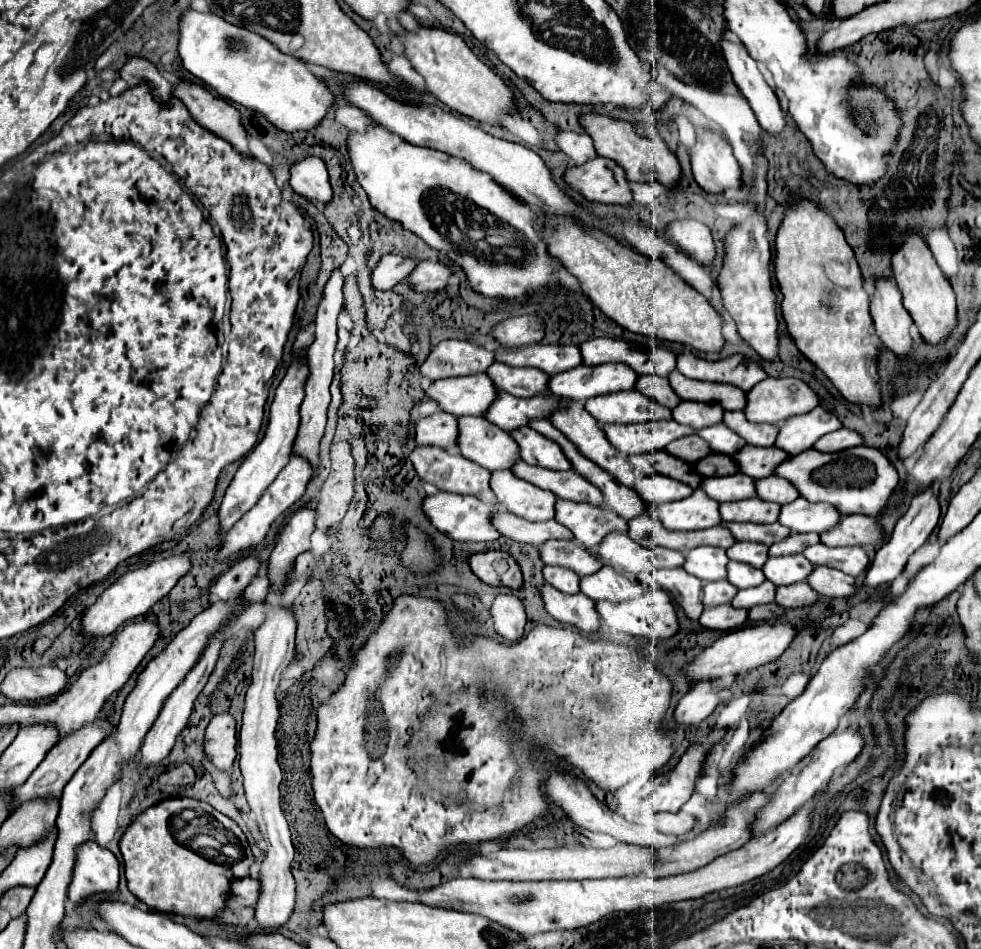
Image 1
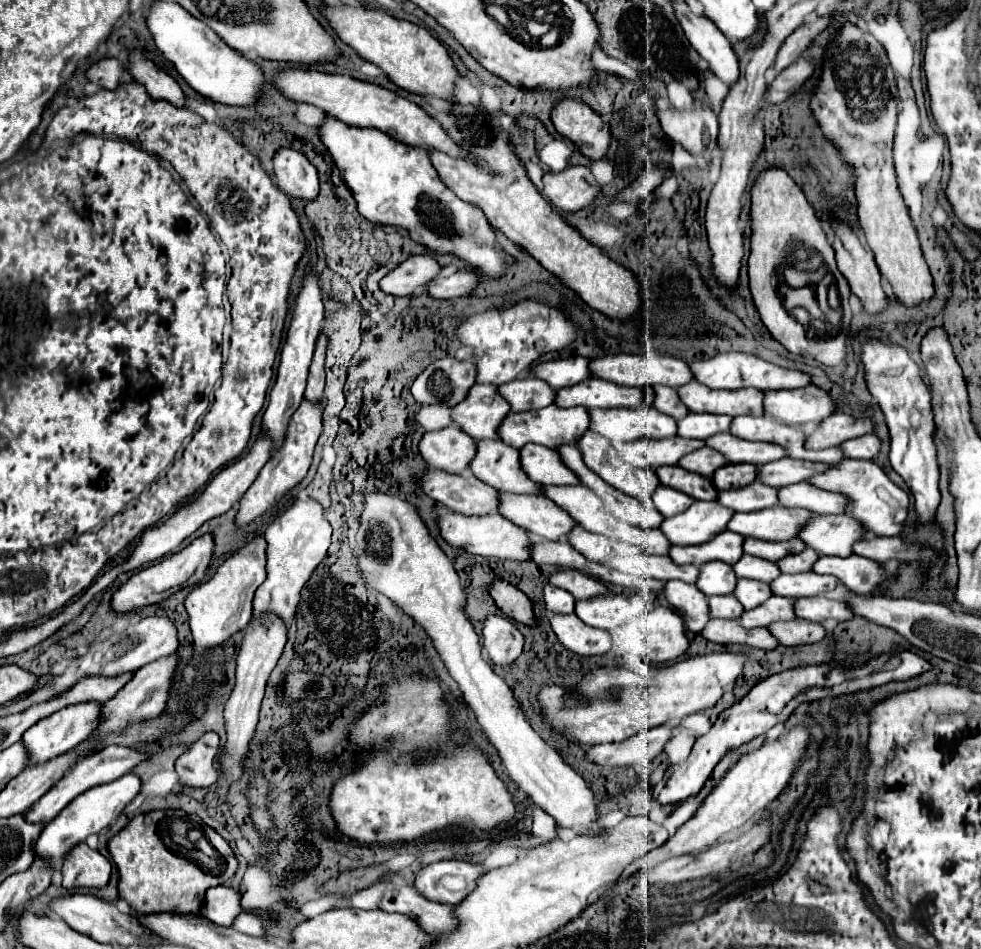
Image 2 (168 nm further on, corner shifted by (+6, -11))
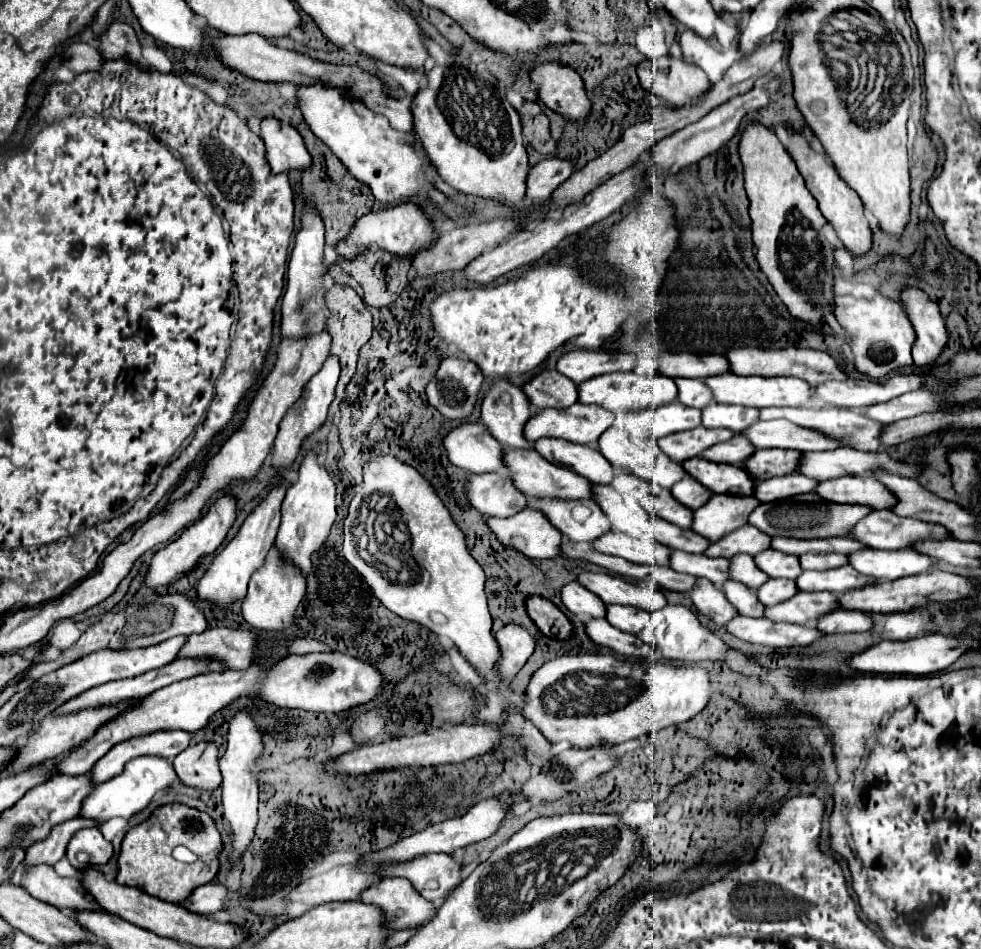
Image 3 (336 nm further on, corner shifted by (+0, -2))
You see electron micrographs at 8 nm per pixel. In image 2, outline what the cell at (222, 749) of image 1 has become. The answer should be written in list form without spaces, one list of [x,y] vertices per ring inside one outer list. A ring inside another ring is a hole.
[[[216,733],[202,735],[176,759],[178,781],[184,787],[210,787],[218,779],[220,739]]]

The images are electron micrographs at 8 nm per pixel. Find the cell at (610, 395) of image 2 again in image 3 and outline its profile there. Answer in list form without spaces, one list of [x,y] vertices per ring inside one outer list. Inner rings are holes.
[[[614,372],[602,374],[592,380],[584,380],[578,388],[578,400],[582,404],[598,404],[610,412],[626,412],[626,410],[642,410],[642,408],[656,408],[668,404],[676,398],[676,384],[668,376],[652,374],[652,376],[636,376],[632,372]]]

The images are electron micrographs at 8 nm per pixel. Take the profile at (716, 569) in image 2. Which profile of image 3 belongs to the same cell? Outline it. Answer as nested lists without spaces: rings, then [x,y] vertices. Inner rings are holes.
[[[736,554],[730,558],[728,578],[746,584],[752,590],[756,590],[760,584],[764,584],[768,580],[768,576],[764,572],[760,572],[760,568],[756,568],[752,556],[748,556],[748,554]]]

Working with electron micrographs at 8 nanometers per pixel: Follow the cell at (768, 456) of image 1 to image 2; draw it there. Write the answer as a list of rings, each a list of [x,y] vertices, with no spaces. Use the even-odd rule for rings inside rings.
[[[784,457],[782,461],[772,461],[772,463],[760,465],[758,467],[758,481],[780,489],[780,487],[792,485],[792,483],[808,481],[812,475],[824,473],[828,469],[830,469],[830,465],[826,465],[826,463],[812,463],[812,461]]]

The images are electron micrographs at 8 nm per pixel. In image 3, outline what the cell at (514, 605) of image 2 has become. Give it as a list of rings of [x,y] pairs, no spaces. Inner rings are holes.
[[[526,596],[524,606],[530,620],[540,628],[544,636],[560,638],[560,640],[570,636],[572,626],[568,618],[550,600],[544,600],[542,596]]]

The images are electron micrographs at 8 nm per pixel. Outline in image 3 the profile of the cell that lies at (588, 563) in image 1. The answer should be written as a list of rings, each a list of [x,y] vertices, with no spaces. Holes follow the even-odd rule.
[[[582,572],[576,582],[580,582],[584,588],[588,588],[592,594],[600,596],[604,604],[628,604],[636,608],[644,608],[648,612],[656,612],[662,606],[666,606],[664,594],[656,586],[656,598],[650,590],[634,586],[618,576],[604,574],[604,572]]]

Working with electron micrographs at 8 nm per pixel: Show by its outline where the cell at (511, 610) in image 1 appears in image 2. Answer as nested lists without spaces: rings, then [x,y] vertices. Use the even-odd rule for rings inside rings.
[[[492,615],[484,621],[484,649],[494,665],[512,665],[524,647],[524,637],[512,621],[500,615]]]

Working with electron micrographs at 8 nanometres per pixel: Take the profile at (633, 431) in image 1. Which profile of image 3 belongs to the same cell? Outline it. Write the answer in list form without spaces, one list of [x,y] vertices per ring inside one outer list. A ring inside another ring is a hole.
[[[698,426],[698,428],[692,428],[692,430],[684,430],[684,432],[676,432],[672,436],[664,436],[660,440],[656,440],[656,444],[660,446],[660,450],[674,462],[684,462],[688,458],[694,458],[694,456],[700,456],[702,450],[718,444],[718,442],[724,442],[724,440],[730,440],[732,438],[732,430],[726,430],[726,428],[704,428],[704,426]]]

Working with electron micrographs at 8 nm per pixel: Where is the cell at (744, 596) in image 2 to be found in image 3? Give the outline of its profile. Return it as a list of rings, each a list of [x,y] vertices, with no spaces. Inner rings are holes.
[[[770,578],[756,590],[756,596],[764,606],[772,606],[772,604],[778,604],[782,600],[792,598],[796,592],[798,592],[798,588],[796,588],[794,580]]]

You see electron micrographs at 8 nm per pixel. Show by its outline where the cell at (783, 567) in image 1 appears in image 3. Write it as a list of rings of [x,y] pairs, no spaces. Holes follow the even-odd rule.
[[[840,566],[840,568],[832,568],[828,572],[804,570],[794,582],[796,582],[798,590],[828,590],[828,592],[842,594],[846,590],[862,588],[862,586],[874,582],[874,578],[862,576],[852,566]]]

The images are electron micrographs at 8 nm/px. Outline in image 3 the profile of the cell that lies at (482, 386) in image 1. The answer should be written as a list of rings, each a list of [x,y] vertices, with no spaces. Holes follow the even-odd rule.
[[[494,378],[484,392],[480,406],[482,422],[490,434],[508,448],[532,448],[522,436],[526,420],[532,416],[526,394],[508,378]]]

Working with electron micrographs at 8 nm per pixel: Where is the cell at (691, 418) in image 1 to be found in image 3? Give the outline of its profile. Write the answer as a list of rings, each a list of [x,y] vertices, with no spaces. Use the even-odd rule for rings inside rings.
[[[708,404],[702,410],[702,426],[704,428],[728,428],[732,432],[742,432],[750,424],[758,420],[756,408],[740,408],[740,406],[726,406],[726,404]]]

